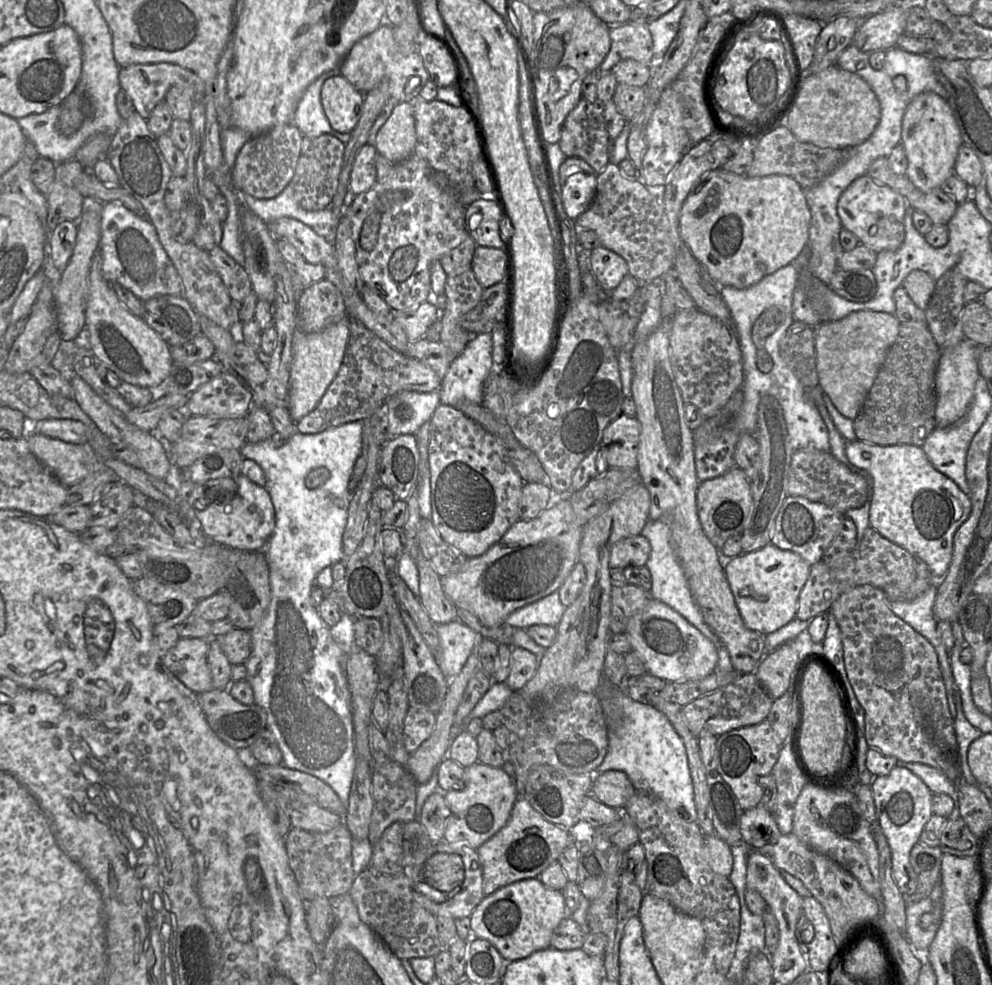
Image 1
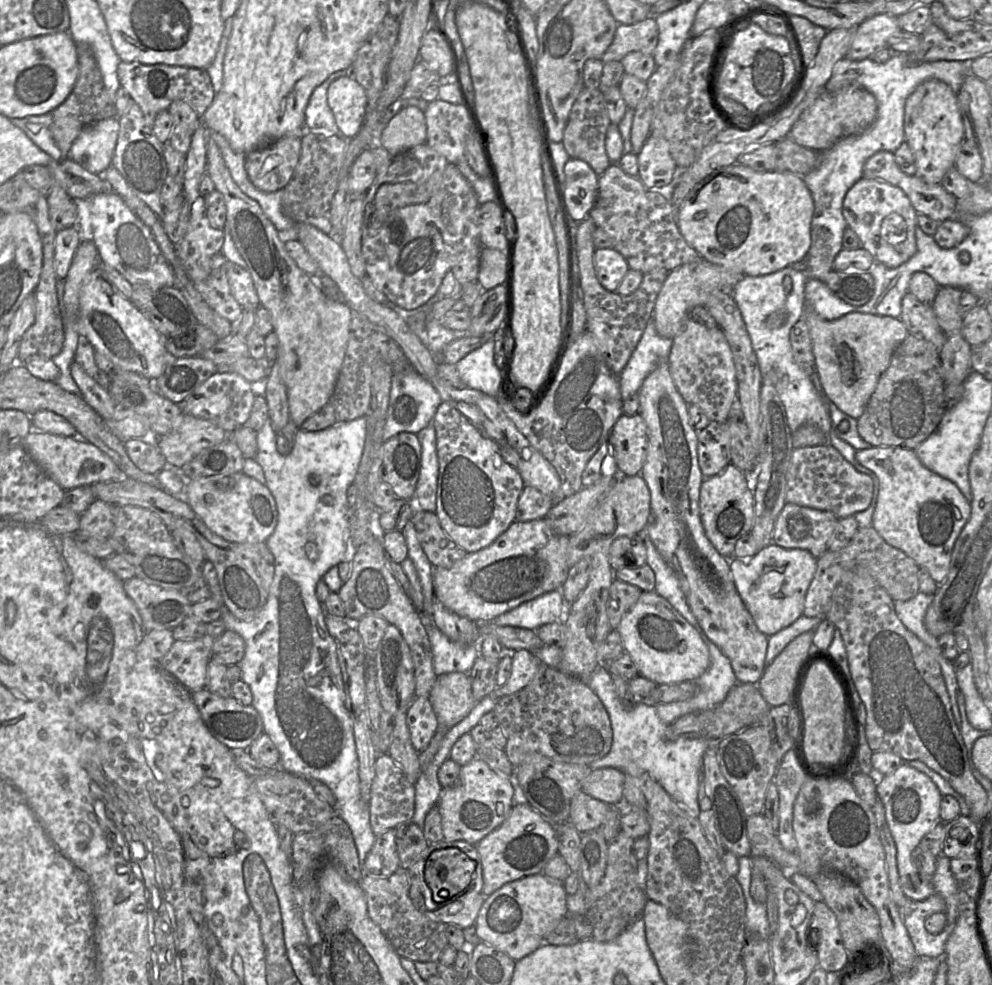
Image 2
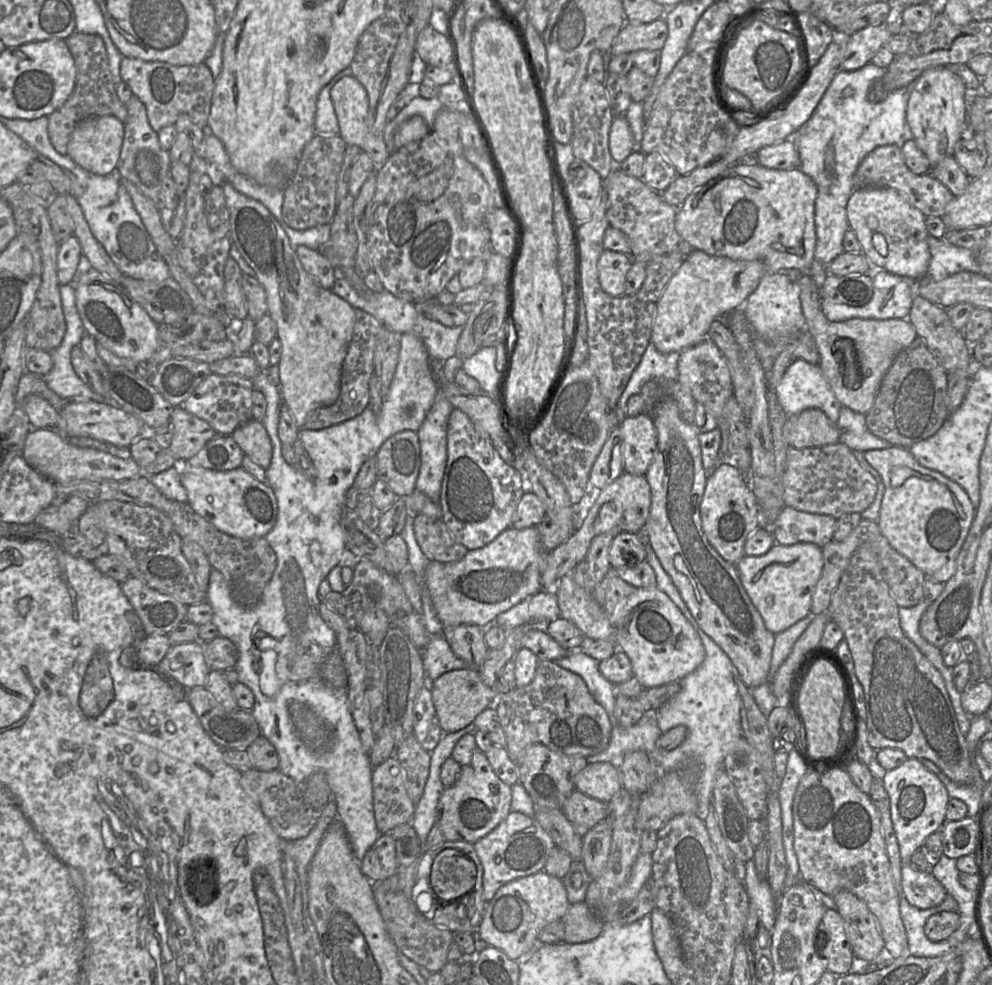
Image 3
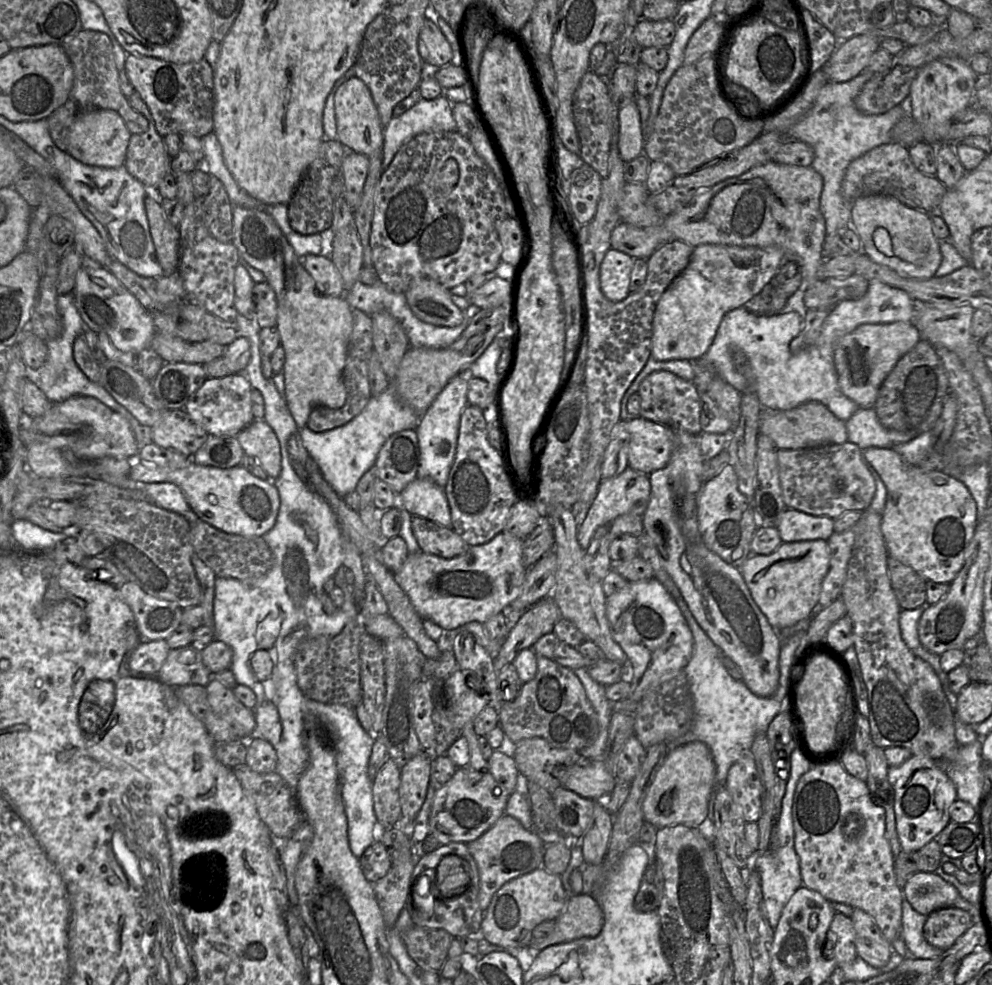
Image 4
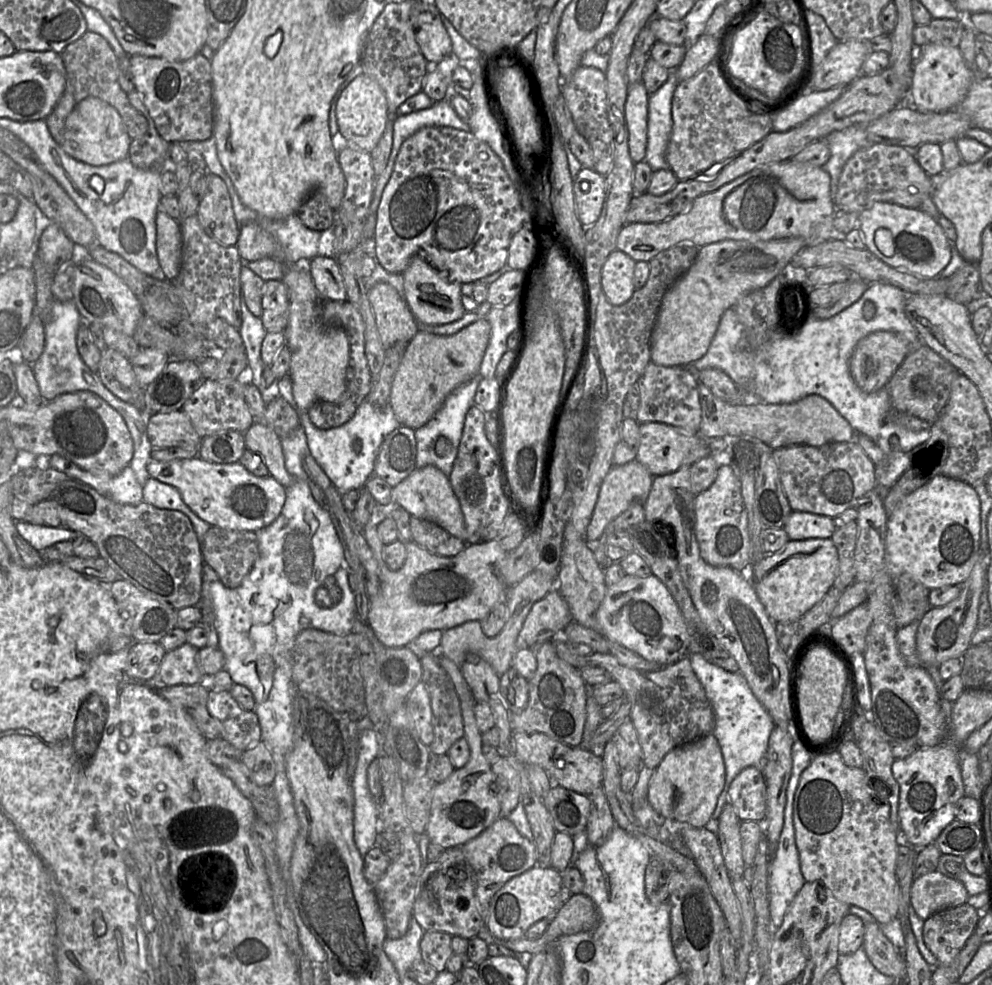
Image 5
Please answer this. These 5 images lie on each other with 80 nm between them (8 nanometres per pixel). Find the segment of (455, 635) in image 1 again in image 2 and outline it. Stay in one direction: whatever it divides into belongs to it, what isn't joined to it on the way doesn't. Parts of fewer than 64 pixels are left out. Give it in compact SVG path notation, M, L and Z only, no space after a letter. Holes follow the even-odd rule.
M434 625L427 626L430 641L433 668L437 676L451 673L469 673L479 656L478 644L459 645L451 641Z

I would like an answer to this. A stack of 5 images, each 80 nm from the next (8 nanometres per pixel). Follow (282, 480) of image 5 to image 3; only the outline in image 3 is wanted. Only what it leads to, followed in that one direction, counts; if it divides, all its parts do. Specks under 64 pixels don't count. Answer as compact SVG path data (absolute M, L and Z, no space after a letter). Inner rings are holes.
M250 420L240 425L231 435L242 449L244 455L249 456L266 470L272 459L272 443L263 423Z

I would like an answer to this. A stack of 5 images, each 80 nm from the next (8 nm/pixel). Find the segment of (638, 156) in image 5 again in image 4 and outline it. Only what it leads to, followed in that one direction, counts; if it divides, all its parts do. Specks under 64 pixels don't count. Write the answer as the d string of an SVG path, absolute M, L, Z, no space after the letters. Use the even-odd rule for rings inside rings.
M622 100L619 110L618 148L624 162L629 162L644 152L645 138L636 101Z

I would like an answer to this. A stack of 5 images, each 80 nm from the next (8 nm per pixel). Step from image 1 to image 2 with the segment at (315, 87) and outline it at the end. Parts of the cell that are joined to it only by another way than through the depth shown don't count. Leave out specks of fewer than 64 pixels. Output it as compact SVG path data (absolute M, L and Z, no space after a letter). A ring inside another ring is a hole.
M339 70L330 74L320 85L318 85L309 98L305 109L305 129L306 131L321 132L325 134L335 134L347 140L338 129L334 115L327 102L327 89L329 85L341 76L350 75L350 71Z

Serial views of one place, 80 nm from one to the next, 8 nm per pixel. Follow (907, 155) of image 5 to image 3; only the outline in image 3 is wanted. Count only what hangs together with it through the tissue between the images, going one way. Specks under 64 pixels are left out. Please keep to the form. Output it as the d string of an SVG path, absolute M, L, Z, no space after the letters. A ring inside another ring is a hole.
M900 145L881 146L870 152L859 164L854 175L856 188L892 188L909 204L921 211L926 217L942 217L947 204L955 197L949 189L936 179L931 172L917 175L905 163Z

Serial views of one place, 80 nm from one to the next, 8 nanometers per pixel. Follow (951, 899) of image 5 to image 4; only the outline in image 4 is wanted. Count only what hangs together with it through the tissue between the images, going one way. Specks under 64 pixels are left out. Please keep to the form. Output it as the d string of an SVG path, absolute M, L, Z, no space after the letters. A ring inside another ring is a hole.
M917 871L910 876L903 888L903 892L913 909L924 915L929 915L938 909L951 907L960 896L955 886L945 881L935 872L925 871Z

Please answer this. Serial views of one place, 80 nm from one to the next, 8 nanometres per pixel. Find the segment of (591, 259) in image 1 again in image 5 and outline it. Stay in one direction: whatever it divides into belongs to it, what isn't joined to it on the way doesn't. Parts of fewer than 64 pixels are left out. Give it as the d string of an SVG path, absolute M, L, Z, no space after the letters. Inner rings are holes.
M612 251L601 271L601 285L604 294L612 305L626 303L636 290L633 282L636 261L626 253Z

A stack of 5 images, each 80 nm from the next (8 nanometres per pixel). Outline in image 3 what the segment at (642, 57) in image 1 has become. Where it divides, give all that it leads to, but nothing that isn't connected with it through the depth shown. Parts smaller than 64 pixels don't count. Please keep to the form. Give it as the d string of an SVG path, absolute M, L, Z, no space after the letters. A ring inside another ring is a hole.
M664 18L650 23L627 23L621 29L609 53L613 56L620 53L638 50L660 51L668 37L668 26Z

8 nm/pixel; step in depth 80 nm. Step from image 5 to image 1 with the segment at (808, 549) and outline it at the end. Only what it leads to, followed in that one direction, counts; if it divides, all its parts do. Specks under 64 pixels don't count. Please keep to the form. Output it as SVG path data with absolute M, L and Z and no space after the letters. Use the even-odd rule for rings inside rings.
M768 545L732 558L725 575L747 628L766 636L795 619L800 592L811 566L797 553Z

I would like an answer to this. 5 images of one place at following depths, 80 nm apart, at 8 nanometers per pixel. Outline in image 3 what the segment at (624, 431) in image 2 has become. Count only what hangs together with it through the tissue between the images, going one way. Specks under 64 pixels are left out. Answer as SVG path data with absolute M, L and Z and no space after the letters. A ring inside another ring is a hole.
M640 413L636 416L626 416L619 424L622 432L622 456L624 472L634 475L645 475L657 450L657 432L652 416Z

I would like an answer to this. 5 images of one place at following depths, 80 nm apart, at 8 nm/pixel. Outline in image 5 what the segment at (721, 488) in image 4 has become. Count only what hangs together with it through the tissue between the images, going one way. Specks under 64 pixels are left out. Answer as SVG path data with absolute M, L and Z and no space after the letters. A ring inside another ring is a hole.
M733 465L719 466L714 483L696 495L695 534L703 560L714 567L731 567L743 570L751 562L751 544L748 531L748 511L741 490L740 480Z

